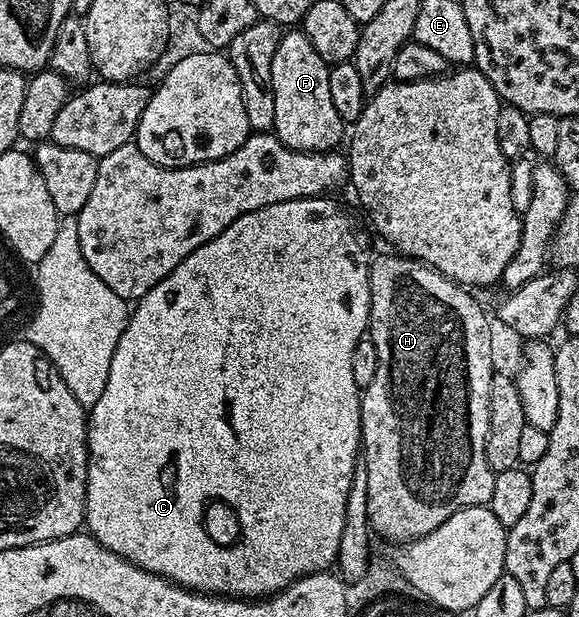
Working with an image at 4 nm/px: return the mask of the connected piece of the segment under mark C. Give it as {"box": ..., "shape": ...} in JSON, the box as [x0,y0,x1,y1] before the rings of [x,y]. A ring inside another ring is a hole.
{"box":[85,197,371,599],"shape":[[[312,197],[310,199],[294,199],[293,201],[281,201],[273,205],[265,205],[256,211],[245,213],[231,222],[217,237],[213,237],[205,245],[201,245],[189,257],[173,269],[149,293],[145,293],[134,304],[130,312],[125,333],[121,333],[121,341],[117,341],[117,349],[113,353],[113,365],[109,365],[109,381],[105,381],[105,390],[97,400],[97,405],[89,408],[87,417],[87,496],[85,497],[86,534],[91,535],[105,549],[117,553],[125,561],[137,565],[154,575],[161,575],[164,579],[171,580],[189,591],[204,595],[221,595],[233,599],[261,599],[269,595],[275,595],[284,591],[286,587],[294,583],[300,575],[311,575],[315,571],[328,570],[336,562],[338,557],[338,545],[341,542],[341,531],[345,526],[346,497],[353,481],[354,469],[361,459],[361,388],[353,379],[353,351],[359,339],[364,338],[371,321],[371,260],[367,255],[367,247],[363,244],[363,235],[355,228],[355,223],[331,200],[331,197]],[[227,514],[227,539],[219,535],[219,527],[211,523],[214,515]]]}

